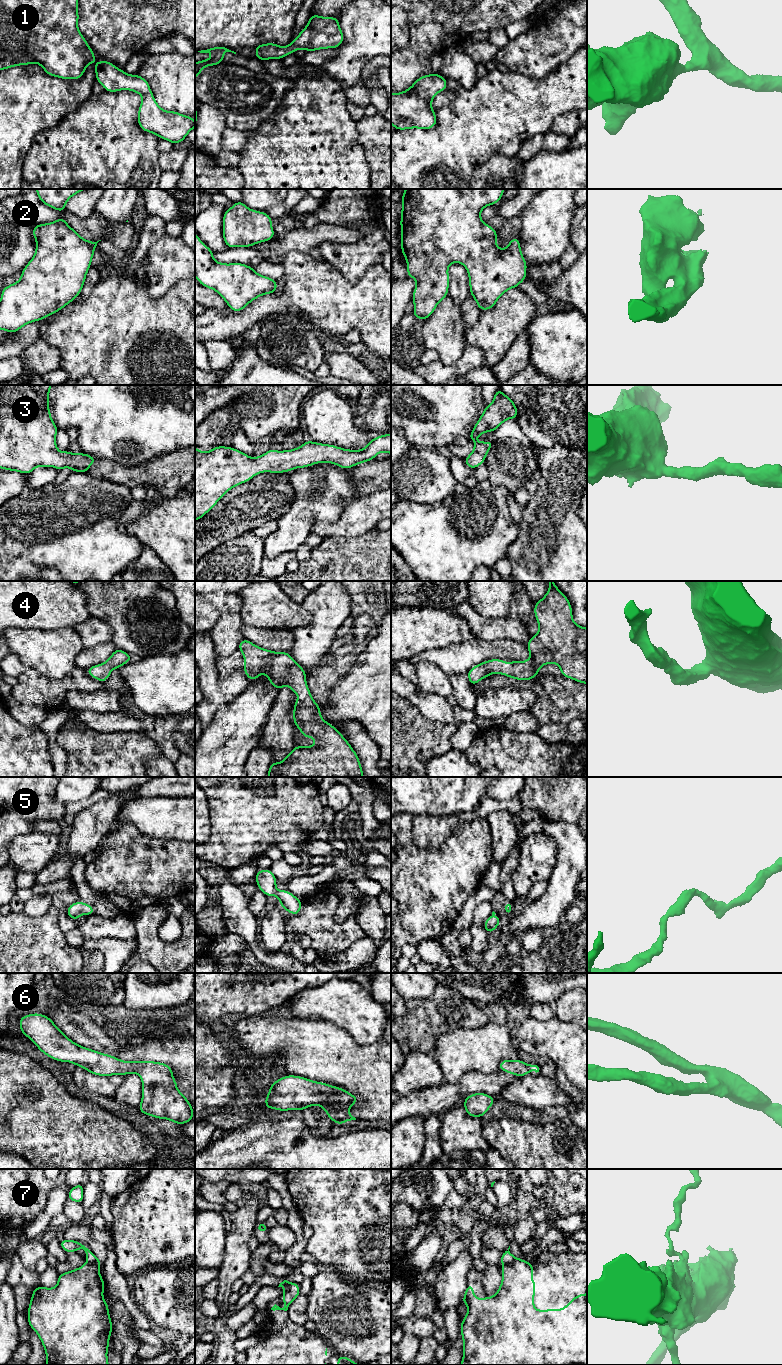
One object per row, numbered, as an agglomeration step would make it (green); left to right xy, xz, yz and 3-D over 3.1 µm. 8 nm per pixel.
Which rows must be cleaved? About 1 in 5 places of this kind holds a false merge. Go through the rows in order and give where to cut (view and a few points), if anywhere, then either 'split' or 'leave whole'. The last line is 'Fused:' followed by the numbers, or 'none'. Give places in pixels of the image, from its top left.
1: no cut | leave whole
2: no cut | leave whole
3: no cut | leave whole
4: no cut | leave whole
5: no cut | leave whole
6: no cut | leave whole
7: yz (514, 1257), (511, 1262), (503, 1265) | split
Fused: 7

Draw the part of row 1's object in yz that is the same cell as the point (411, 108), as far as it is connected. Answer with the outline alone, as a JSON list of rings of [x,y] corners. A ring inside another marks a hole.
[[[438,74],[423,75],[401,93],[391,92],[391,124],[396,130],[436,126],[431,103],[435,95],[447,89],[447,79]]]

